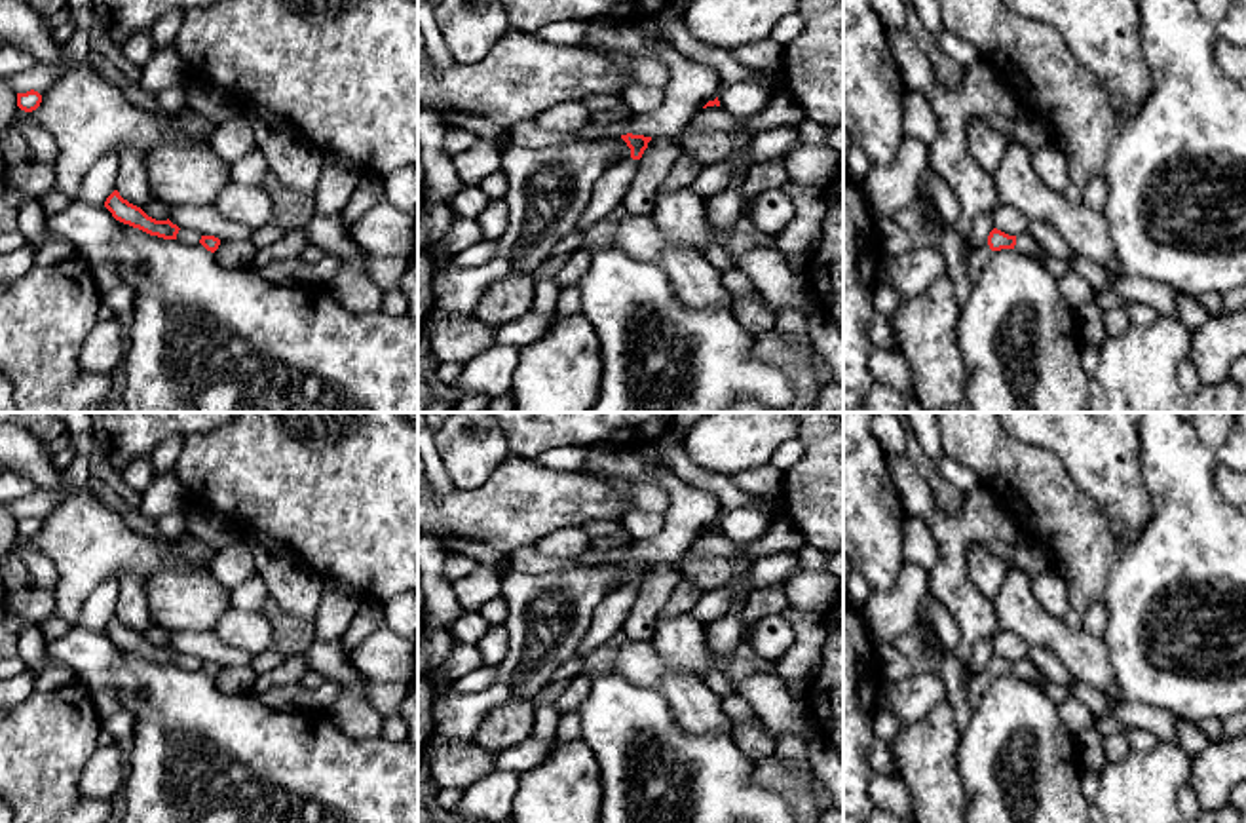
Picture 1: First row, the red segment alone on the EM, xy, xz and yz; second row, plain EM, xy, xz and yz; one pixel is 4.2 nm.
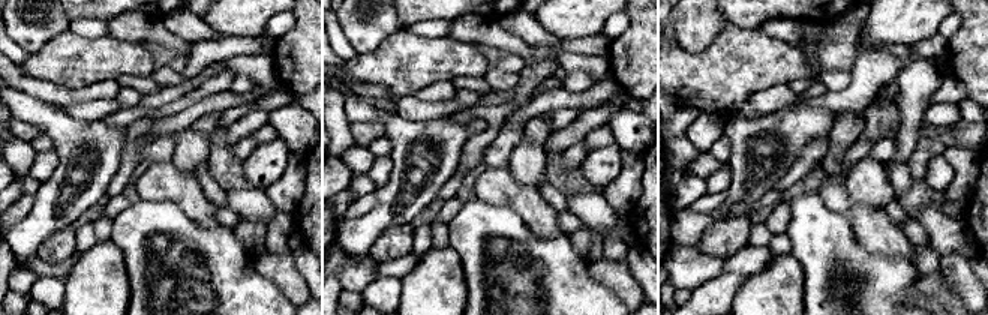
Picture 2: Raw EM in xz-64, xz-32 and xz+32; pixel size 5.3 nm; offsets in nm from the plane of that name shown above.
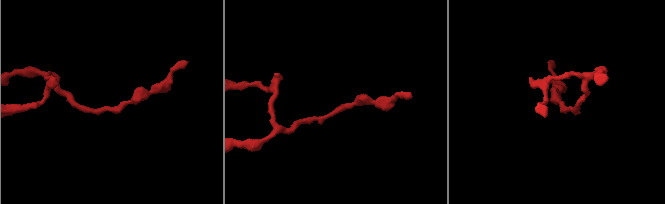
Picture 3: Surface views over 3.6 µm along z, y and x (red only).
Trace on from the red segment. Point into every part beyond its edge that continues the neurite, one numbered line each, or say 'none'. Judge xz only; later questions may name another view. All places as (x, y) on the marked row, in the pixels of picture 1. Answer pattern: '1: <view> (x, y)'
1: xz (614, 183)

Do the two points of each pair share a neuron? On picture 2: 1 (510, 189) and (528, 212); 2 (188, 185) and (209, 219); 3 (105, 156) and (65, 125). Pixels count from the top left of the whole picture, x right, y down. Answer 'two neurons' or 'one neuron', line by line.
1: one neuron
2: one neuron
3: one neuron

